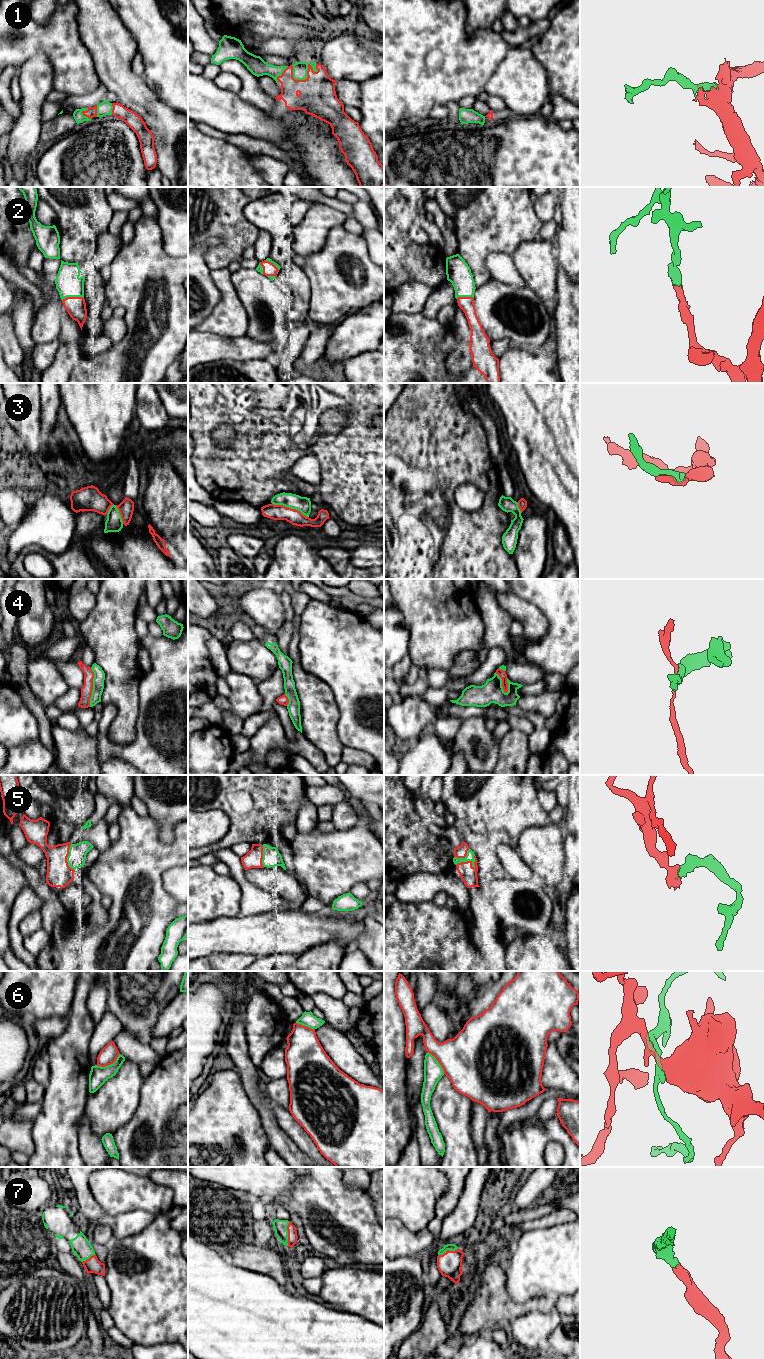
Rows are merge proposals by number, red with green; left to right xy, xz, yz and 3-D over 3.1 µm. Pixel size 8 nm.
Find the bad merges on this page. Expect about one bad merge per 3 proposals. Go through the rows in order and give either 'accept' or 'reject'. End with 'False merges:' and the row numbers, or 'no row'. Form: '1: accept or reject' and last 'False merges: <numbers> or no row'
1: accept
2: accept
3: reject
4: reject
5: accept
6: reject
7: accept
False merges: 3, 4, 6

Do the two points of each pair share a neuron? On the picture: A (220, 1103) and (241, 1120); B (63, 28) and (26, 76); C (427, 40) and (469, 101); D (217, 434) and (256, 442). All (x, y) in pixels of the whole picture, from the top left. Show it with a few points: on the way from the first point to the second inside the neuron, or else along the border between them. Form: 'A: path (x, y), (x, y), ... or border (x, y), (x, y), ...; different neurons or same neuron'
A: path (225, 1108), (236, 1119); same neuron
B: border (22, 64), (30, 57), (44, 53), (54, 74); different neurons
C: border (475, 96), (463, 96), (457, 102); different neurons
D: border (211, 432), (223, 425), (229, 425), (236, 435); different neurons

